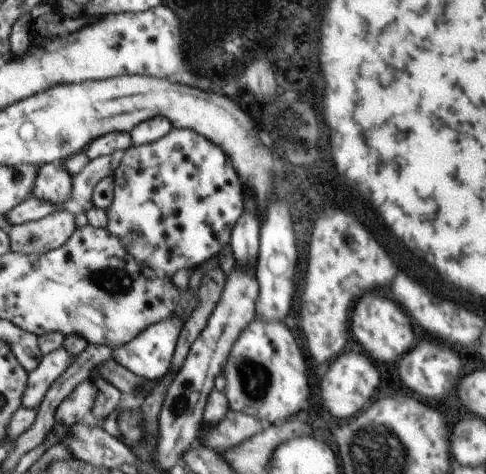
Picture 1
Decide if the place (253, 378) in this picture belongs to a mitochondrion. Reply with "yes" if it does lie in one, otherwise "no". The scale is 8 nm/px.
yes

